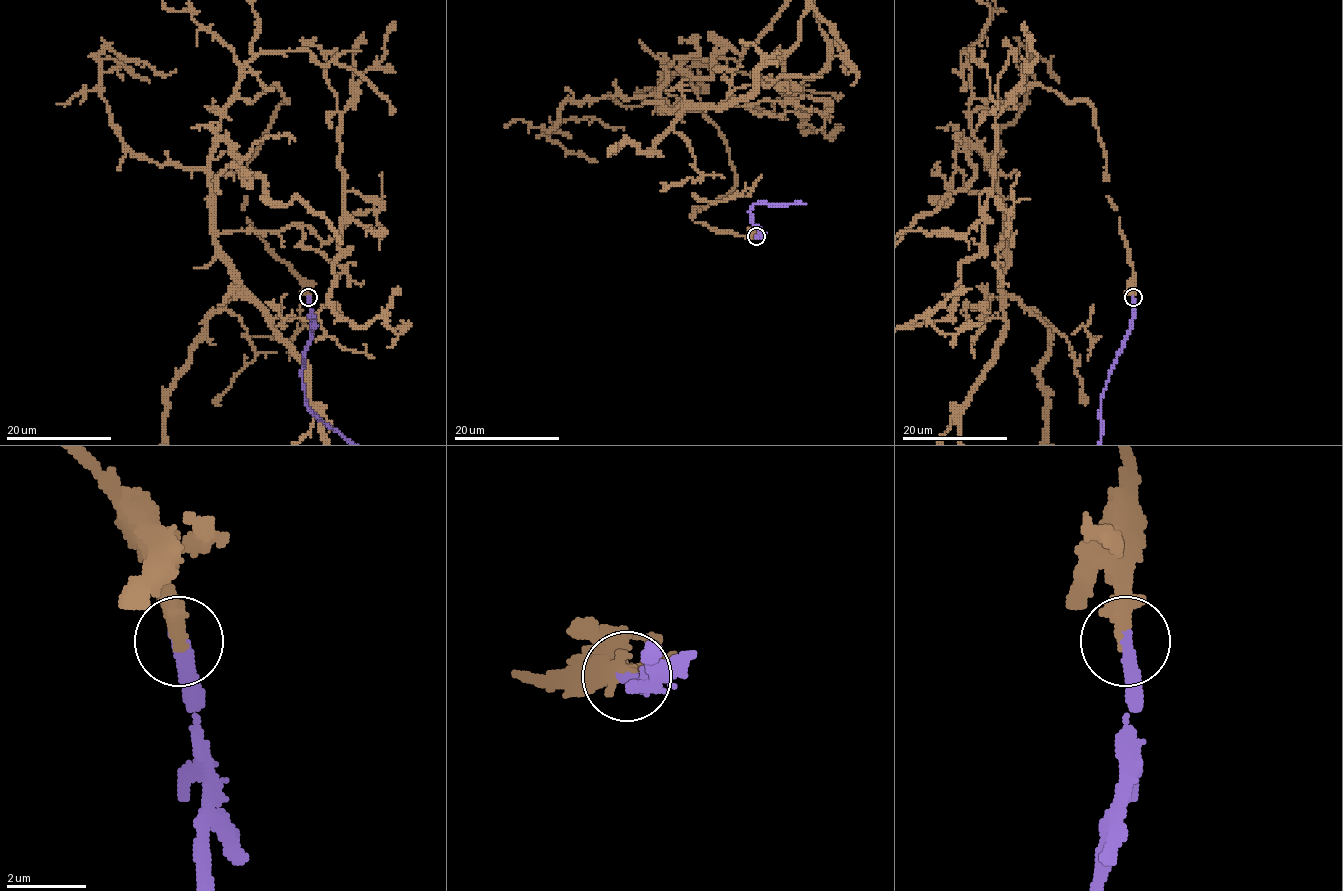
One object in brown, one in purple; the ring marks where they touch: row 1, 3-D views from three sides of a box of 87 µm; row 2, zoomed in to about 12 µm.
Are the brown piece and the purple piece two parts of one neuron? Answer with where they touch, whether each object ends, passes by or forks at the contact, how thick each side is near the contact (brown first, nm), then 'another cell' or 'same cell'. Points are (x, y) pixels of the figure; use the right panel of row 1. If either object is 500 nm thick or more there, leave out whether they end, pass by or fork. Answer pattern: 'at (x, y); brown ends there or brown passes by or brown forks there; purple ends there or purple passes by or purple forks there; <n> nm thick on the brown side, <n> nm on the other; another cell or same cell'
at (1133, 297); brown ends there; purple ends there; 400 nm thick on the brown side, 400 nm on the other; same cell

